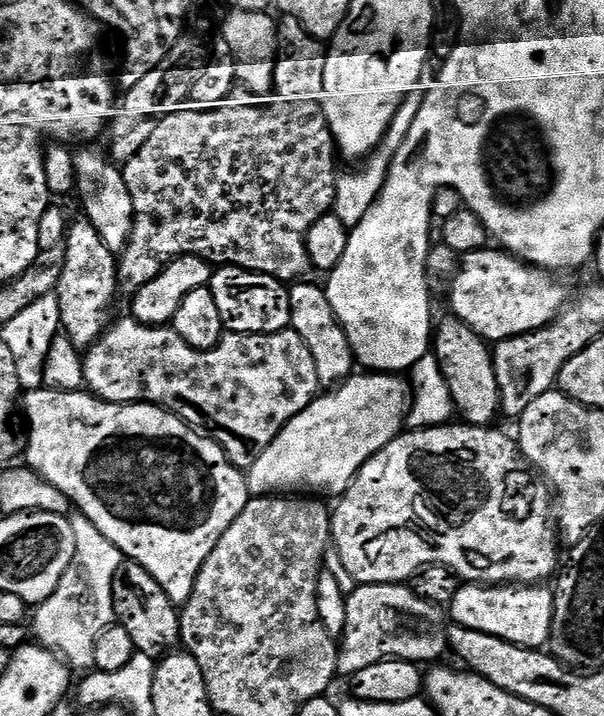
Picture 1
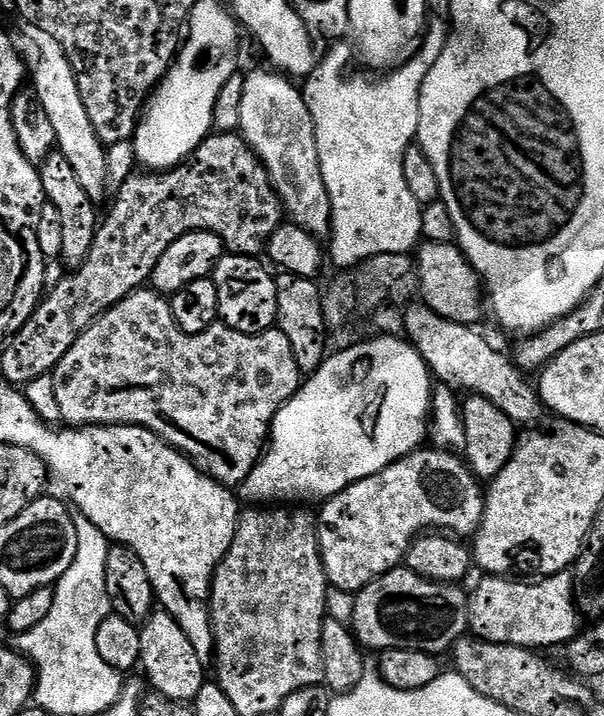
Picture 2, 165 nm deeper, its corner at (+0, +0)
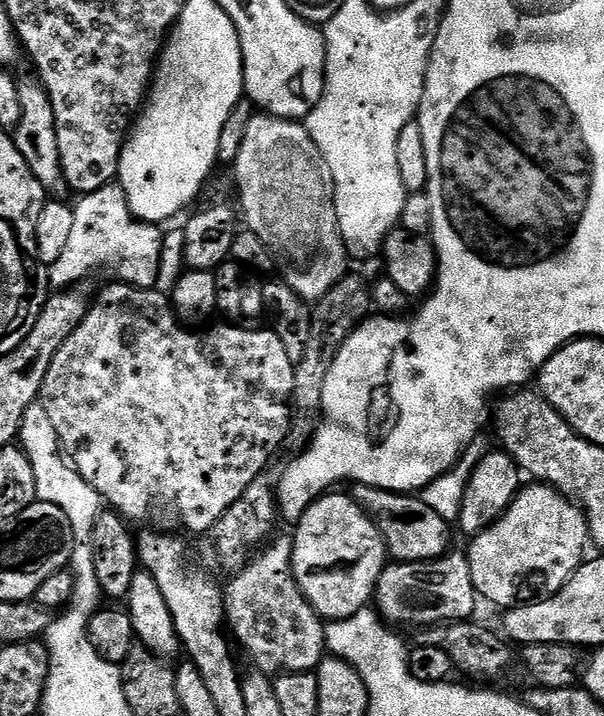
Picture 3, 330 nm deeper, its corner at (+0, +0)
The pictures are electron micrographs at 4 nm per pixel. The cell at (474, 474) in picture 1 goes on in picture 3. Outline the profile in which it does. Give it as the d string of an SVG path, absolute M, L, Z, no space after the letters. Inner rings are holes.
M325 494L305 510L304 517L295 525L292 542L292 573L310 602L310 606L325 621L345 620L358 610L369 607L378 578L386 567L384 537L380 535L377 521L369 516L351 495L332 496Z

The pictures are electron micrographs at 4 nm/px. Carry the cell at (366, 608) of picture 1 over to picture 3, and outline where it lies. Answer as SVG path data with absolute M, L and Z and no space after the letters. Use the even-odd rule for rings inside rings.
M449 551L448 555L438 560L424 560L421 564L389 563L378 578L374 593L379 615L389 625L413 624L416 630L449 622L471 621L478 603L476 587L467 555L456 551Z

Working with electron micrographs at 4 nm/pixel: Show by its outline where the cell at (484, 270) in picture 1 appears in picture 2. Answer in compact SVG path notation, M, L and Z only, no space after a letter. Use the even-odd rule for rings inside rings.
M425 243L419 252L419 295L423 303L430 305L438 314L442 314L442 318L450 318L454 322L473 326L479 325L480 315L486 312L486 292L482 287L480 275L473 270L464 253L455 243Z

